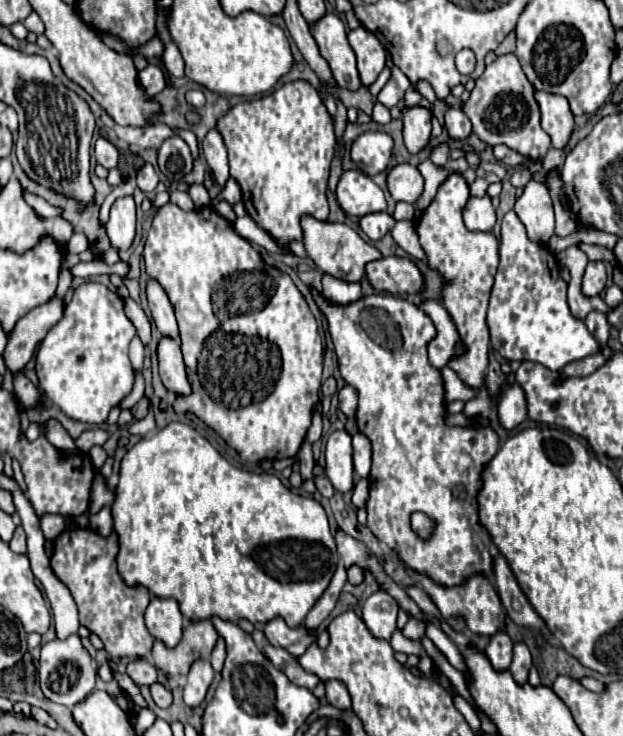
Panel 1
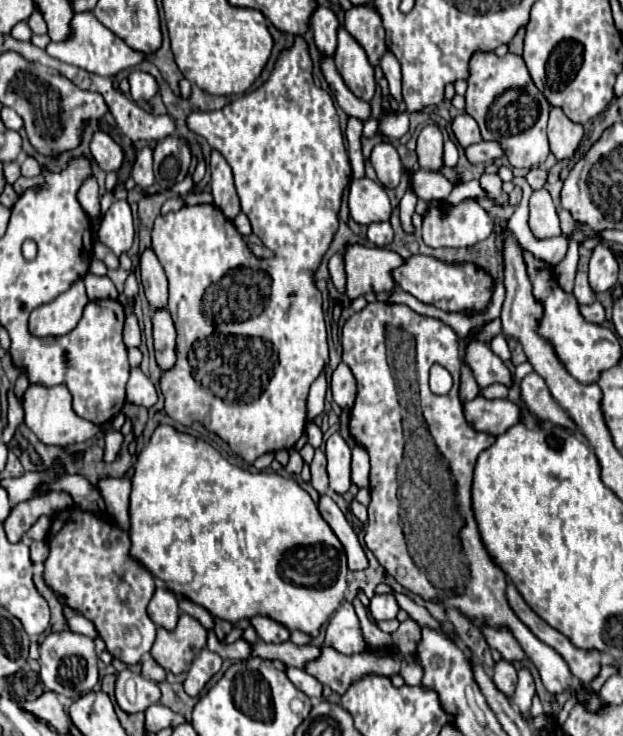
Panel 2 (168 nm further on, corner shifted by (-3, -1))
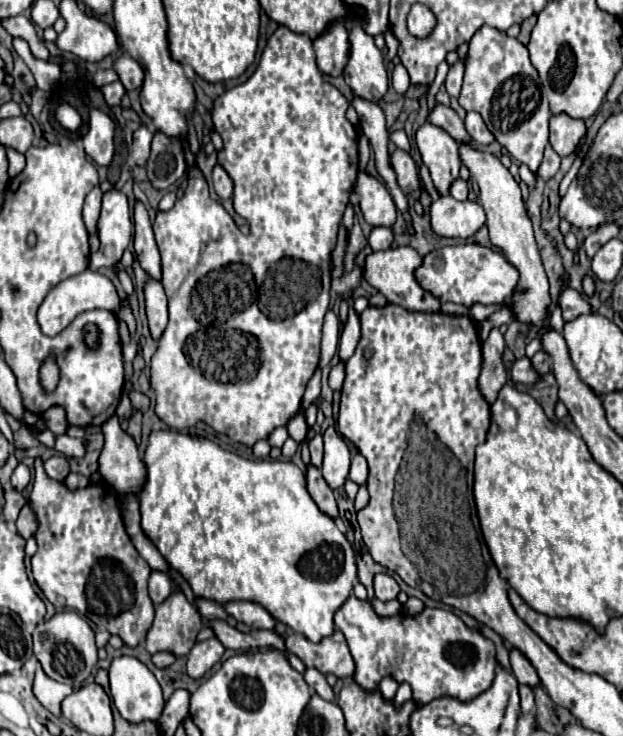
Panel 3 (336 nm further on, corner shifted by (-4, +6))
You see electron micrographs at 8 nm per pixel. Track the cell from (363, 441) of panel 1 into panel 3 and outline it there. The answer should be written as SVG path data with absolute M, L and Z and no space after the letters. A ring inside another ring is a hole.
M356 453L352 457L348 477L358 485L366 483L366 479L368 479L368 463L360 453Z

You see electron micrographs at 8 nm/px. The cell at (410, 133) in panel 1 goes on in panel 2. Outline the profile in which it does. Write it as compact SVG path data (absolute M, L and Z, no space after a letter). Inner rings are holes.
M435 124L421 130L417 138L417 156L421 170L441 172L443 170L443 136Z

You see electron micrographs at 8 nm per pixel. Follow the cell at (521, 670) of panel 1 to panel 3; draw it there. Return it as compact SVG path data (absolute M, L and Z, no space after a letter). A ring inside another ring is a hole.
M520 685L520 705L522 705L522 713L534 713L536 705L534 705L534 691L528 685Z

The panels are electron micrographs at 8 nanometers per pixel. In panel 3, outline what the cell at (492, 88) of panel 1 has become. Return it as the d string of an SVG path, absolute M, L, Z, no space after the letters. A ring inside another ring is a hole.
M484 25L474 33L464 65L460 105L466 111L480 113L496 141L508 149L516 161L528 165L530 171L536 173L548 145L548 119L552 113L548 109L548 99L544 99L540 91L540 77L530 63L528 49L518 39Z

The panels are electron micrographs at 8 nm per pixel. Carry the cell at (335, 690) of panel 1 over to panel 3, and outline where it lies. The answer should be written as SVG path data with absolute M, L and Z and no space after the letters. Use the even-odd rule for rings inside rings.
M334 631L330 637L324 637L320 643L312 643L304 635L290 633L286 635L286 647L290 653L302 659L306 667L314 667L324 675L334 673L338 679L352 679L356 671L346 639L340 631Z

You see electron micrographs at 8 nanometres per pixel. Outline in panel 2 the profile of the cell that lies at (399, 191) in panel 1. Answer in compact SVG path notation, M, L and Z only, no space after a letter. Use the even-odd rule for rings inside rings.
M417 170L413 174L413 188L423 200L441 200L451 194L453 184L443 174L431 174L425 170Z

